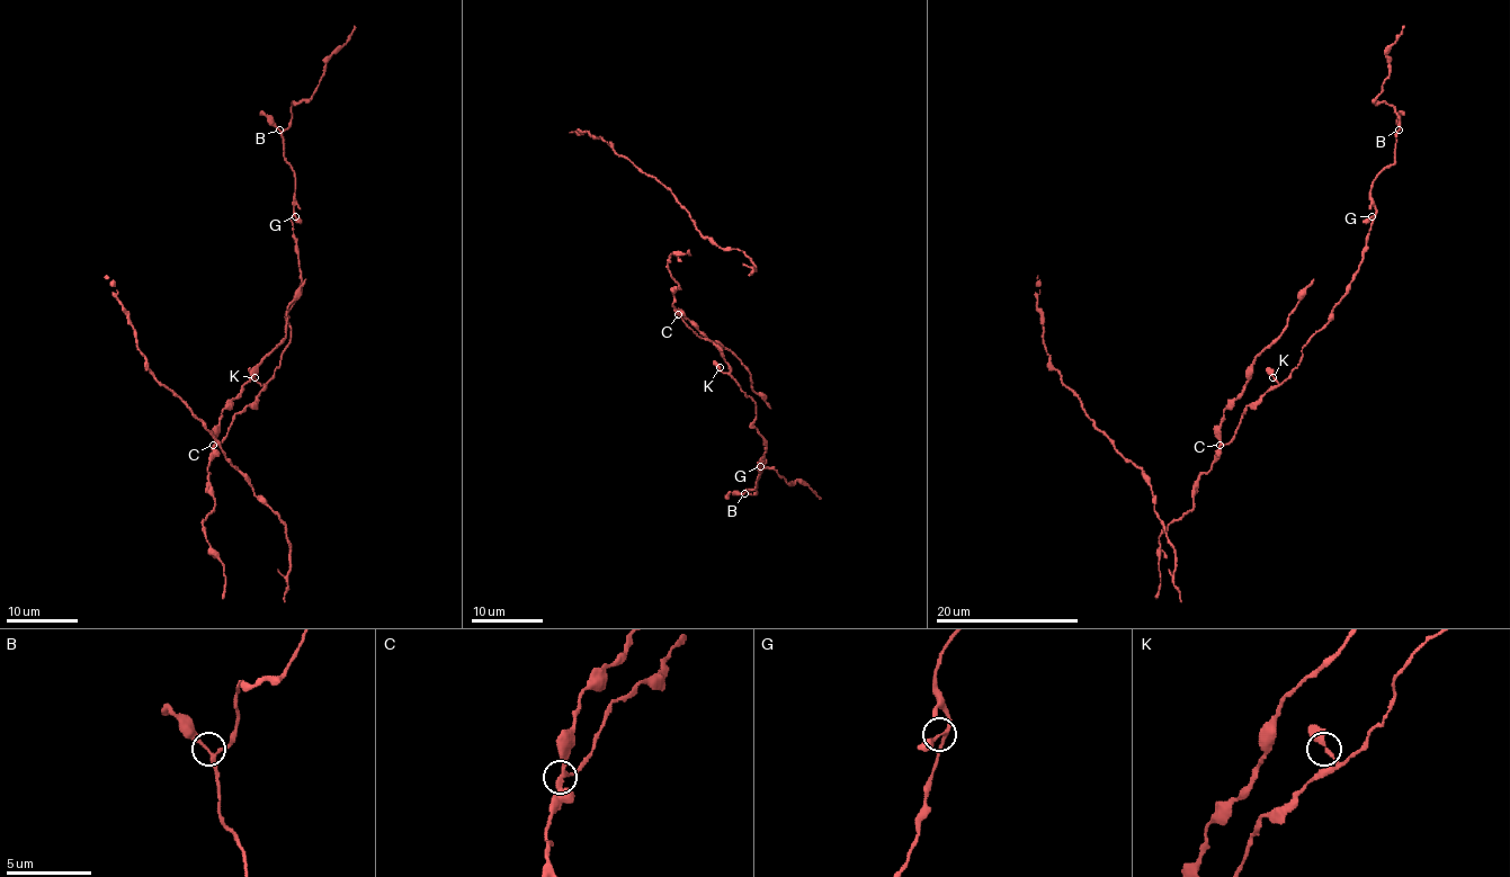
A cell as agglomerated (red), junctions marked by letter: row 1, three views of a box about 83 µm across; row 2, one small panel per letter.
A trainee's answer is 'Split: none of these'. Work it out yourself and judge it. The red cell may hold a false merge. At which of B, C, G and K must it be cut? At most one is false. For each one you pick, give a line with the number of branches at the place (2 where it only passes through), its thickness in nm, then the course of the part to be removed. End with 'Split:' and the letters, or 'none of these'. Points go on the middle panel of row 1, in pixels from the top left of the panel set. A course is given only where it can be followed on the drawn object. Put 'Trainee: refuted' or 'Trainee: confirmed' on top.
Trainee: refuted
C: branches 3; calibre 220 nm; course (679, 314), (706, 337), (720, 342), (750, 373), (752, 388), (770, 409)
Split: C

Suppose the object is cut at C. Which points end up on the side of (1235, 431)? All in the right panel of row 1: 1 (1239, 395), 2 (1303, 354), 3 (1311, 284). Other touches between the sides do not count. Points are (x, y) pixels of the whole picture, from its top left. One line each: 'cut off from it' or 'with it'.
1: cut off from it
2: with it
3: cut off from it

